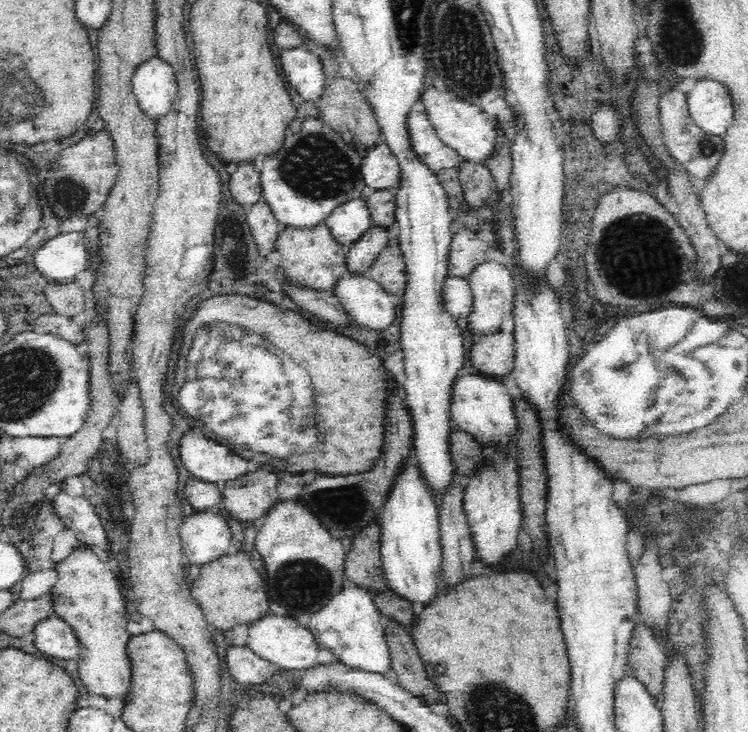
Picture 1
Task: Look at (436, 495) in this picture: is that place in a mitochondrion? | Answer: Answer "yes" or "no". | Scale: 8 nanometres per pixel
no

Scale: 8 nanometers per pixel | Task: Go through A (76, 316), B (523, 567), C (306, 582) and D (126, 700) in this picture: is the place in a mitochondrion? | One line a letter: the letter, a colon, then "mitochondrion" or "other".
A: other
B: other
C: mitochondrion
D: other

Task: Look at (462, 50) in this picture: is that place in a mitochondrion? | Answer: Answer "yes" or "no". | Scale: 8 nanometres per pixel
yes

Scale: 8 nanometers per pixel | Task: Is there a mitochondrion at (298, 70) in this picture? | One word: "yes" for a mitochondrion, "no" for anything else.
no

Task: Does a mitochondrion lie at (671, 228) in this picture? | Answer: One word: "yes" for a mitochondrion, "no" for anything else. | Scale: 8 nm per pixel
no

